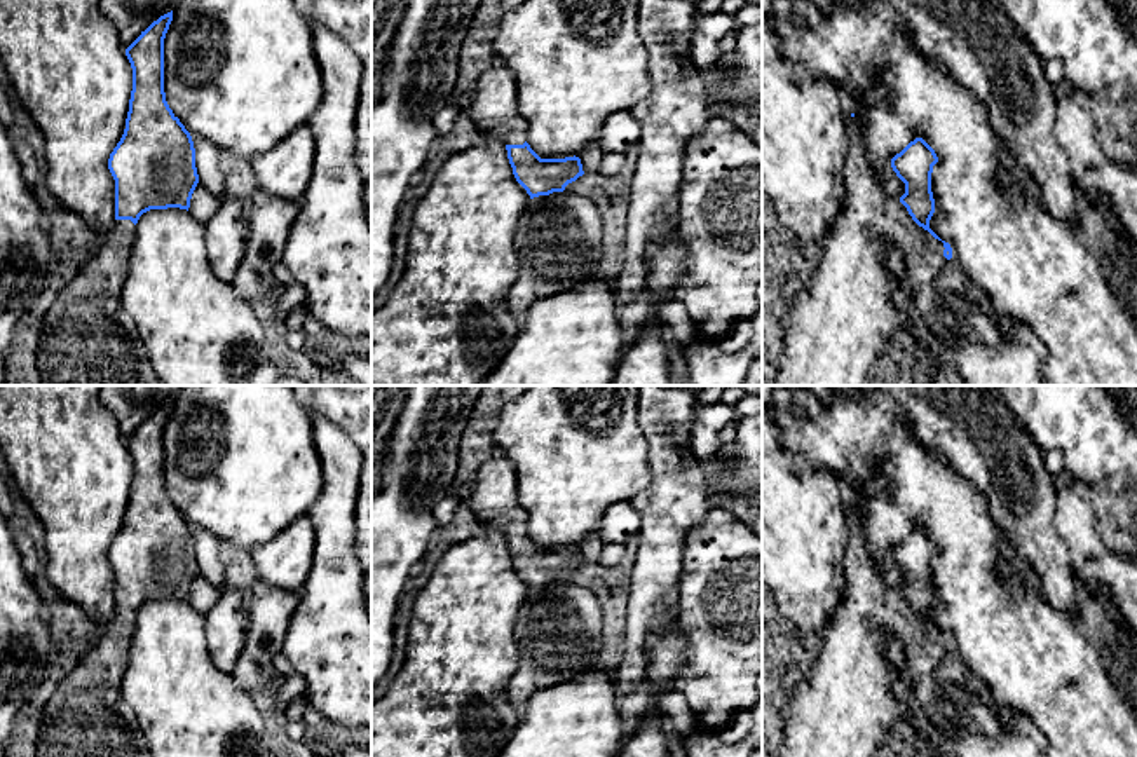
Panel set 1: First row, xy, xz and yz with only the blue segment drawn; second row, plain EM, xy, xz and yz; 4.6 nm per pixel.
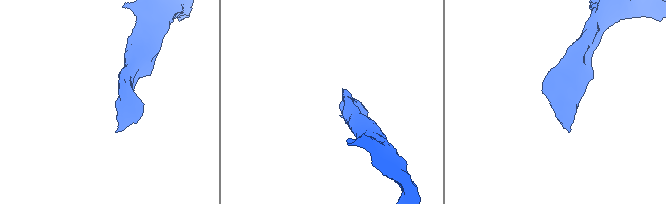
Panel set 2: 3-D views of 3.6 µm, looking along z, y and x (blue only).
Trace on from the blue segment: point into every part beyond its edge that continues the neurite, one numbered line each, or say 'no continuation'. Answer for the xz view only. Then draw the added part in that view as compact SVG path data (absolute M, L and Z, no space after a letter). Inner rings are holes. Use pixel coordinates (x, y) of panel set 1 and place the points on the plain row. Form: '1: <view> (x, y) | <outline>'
1: xz (494, 501) | M492 457L478 469L471 508L485 527L497 527L506 535L527 532L527 513L518 501L516 469L506 457Z

